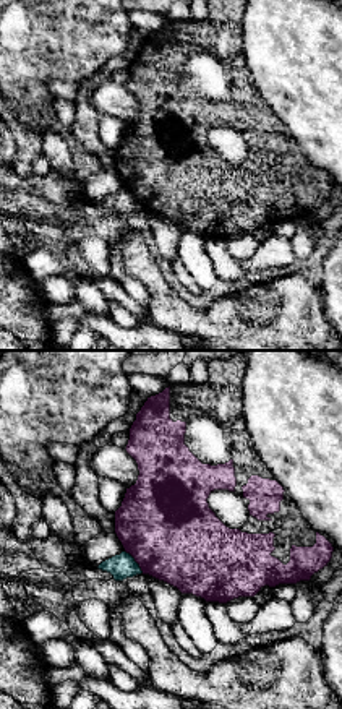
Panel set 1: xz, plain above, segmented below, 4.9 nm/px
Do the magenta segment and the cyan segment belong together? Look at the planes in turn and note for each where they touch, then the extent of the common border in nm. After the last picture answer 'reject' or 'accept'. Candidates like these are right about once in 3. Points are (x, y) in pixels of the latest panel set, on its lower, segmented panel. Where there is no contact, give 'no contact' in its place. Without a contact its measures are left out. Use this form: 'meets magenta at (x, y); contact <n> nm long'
meets magenta at (135, 560); contact 140 nm long

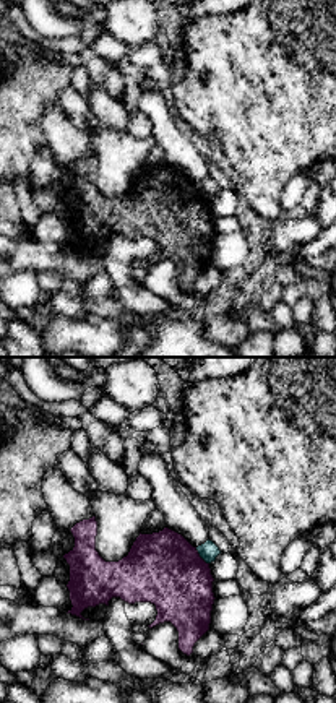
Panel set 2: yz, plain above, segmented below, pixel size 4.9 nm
meets magenta at (198, 556); contact 110 nm long

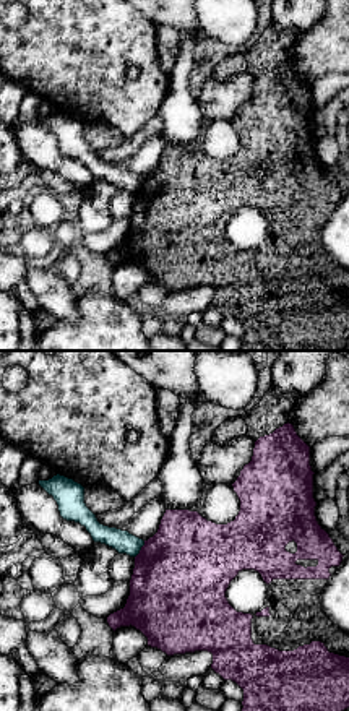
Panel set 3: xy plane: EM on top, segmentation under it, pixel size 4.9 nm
meets magenta at (142, 549); contact 100 nm long

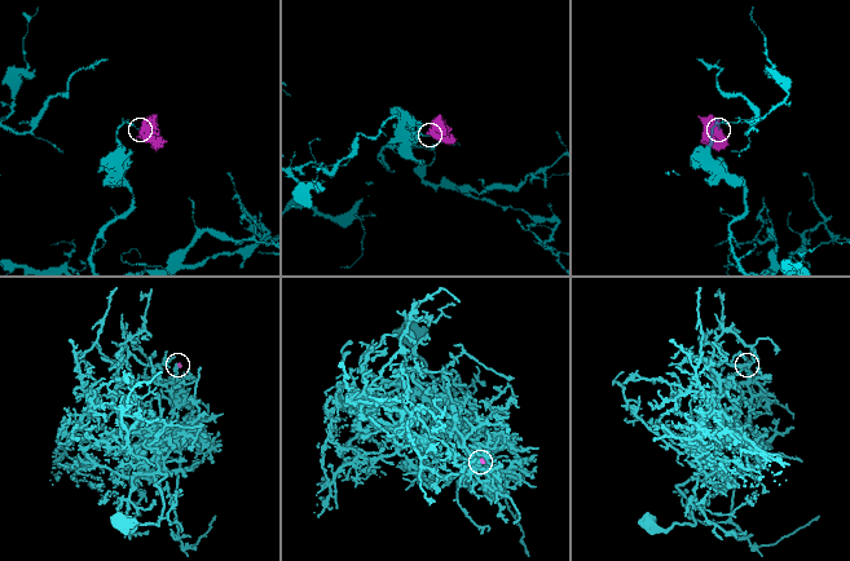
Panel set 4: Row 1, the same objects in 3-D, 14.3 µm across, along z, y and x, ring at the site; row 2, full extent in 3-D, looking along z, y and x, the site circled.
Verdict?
reject

